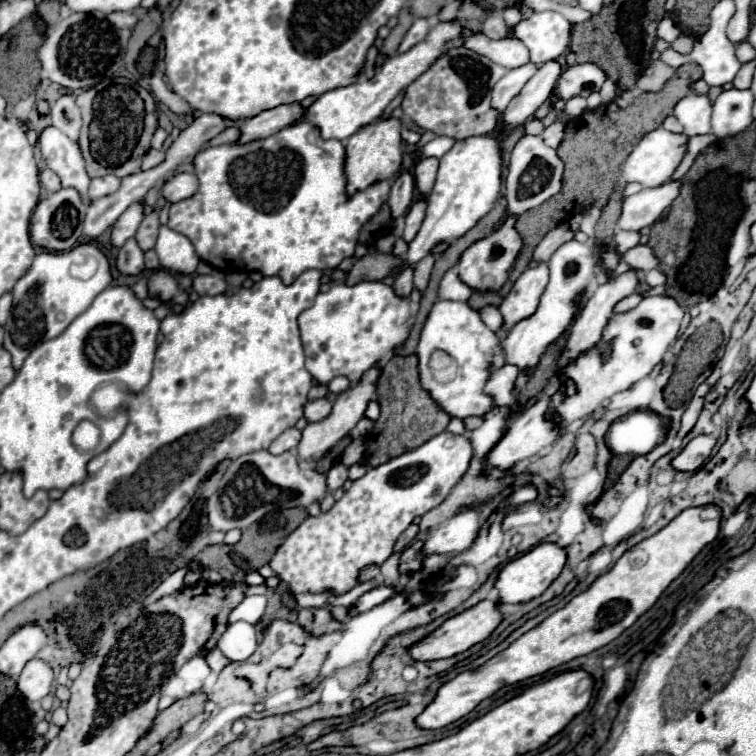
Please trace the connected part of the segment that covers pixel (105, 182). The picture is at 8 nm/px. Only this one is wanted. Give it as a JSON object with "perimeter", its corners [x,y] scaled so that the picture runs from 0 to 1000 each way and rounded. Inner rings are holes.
{"perimeter":[[[138,233],[138,235],[124,235],[122,243],[119,243],[119,254],[116,259],[122,265],[127,262],[135,262],[135,259],[143,259],[148,254],[153,254],[159,249],[159,235],[153,233]]]}

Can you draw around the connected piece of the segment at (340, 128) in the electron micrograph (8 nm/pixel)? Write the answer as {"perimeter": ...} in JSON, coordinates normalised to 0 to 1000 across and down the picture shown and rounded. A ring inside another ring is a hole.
{"perimeter":[[[582,29],[577,32],[566,50],[558,53],[556,58],[550,58],[548,63],[542,63],[537,71],[524,71],[519,77],[513,77],[503,93],[497,93],[495,103],[484,106],[484,108],[471,108],[455,116],[444,116],[437,119],[434,124],[426,124],[423,130],[418,130],[410,143],[405,143],[402,148],[402,159],[410,161],[413,167],[418,167],[426,177],[429,185],[444,183],[444,185],[458,185],[466,177],[471,177],[471,172],[487,167],[489,161],[500,159],[503,151],[508,148],[508,143],[542,111],[548,108],[561,93],[566,93],[569,85],[577,82],[577,77],[582,71],[587,71],[595,61],[611,61],[611,34],[608,29]]]}

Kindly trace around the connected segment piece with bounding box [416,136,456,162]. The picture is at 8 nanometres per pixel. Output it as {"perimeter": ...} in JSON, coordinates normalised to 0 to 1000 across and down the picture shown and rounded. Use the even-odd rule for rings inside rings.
{"perimeter":[[[577,180],[574,185],[569,185],[566,190],[561,190],[561,193],[556,193],[553,198],[550,198],[550,212],[556,214],[556,212],[561,212],[561,209],[585,209],[598,193],[603,190],[603,185],[601,183],[587,183],[587,180]]]}

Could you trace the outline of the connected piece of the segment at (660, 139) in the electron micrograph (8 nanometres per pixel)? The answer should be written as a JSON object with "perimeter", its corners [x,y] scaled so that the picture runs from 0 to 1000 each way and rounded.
{"perimeter":[[[868,169],[862,175],[857,175],[841,193],[839,198],[831,204],[828,214],[820,220],[820,235],[823,241],[833,243],[833,241],[844,241],[852,249],[868,249],[873,243],[878,243],[886,230],[897,222],[897,217],[902,214],[907,204],[907,180],[905,177],[892,177],[884,175],[878,169]]]}

